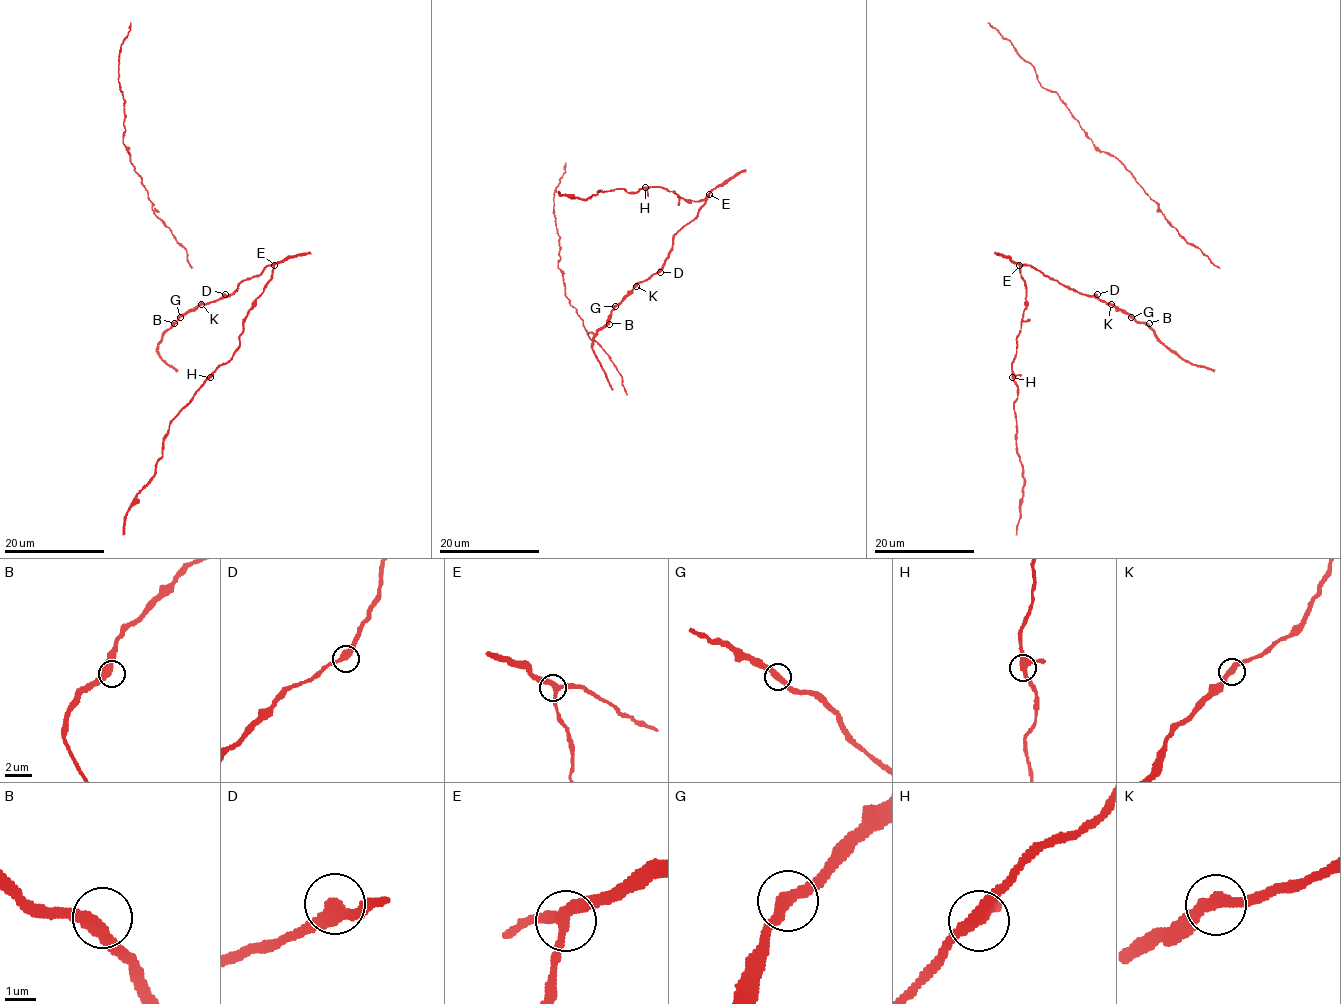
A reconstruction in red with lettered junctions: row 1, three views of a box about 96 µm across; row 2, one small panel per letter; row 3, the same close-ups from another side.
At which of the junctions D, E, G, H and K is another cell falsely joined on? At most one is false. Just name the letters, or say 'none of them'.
none of them

